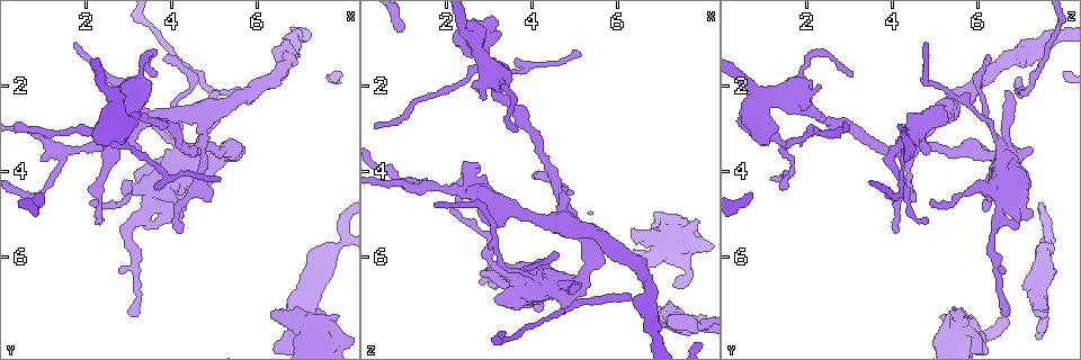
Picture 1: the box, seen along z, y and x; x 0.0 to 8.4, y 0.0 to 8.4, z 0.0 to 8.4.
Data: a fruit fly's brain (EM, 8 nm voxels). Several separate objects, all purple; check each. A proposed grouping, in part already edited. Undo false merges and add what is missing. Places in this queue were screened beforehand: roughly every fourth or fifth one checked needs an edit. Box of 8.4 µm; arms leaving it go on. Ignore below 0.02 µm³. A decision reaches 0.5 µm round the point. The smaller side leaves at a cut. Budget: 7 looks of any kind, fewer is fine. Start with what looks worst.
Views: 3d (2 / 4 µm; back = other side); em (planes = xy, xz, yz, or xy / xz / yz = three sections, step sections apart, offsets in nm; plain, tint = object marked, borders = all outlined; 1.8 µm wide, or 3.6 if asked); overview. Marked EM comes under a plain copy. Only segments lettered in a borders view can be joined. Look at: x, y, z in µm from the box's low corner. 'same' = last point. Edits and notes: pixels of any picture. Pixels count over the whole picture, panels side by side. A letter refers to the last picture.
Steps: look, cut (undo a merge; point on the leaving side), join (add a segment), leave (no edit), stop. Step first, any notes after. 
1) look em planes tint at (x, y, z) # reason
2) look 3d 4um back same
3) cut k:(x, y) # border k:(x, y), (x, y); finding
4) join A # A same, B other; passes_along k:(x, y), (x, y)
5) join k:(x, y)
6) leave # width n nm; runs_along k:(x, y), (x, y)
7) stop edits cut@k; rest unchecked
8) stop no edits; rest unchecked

look 3d 2um at (4.70, 3.30, 4.70) # four-way junction

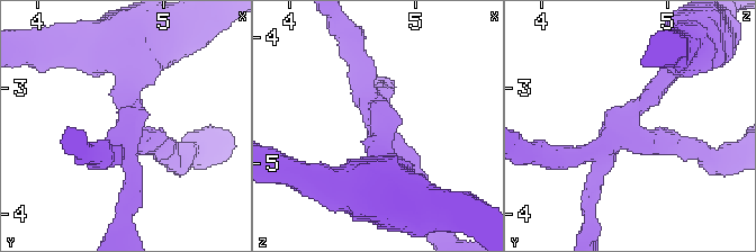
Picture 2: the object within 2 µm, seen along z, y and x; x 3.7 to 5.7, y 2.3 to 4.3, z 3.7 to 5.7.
look em yz step 8 borders at (4.72, 3.36, 4.68)

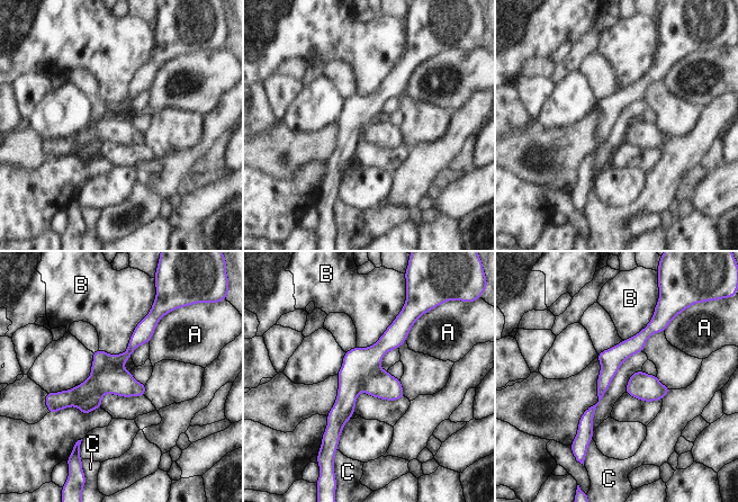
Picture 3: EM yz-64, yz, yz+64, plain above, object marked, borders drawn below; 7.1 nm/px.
cut 3:(102, 360) # width 180 nm; A other, B other, C other; part_leaving 3:(404, 320), (349, 379), (334, 435); a second neuron is stuck on

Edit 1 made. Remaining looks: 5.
look overview

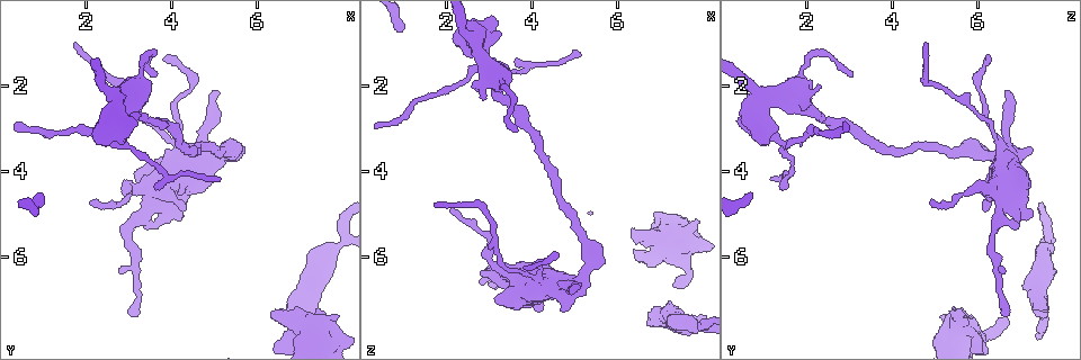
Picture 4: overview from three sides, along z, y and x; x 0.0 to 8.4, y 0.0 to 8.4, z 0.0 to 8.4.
look 3d 2um back at (6.30, 7.25, 5.35) # stops while still wide

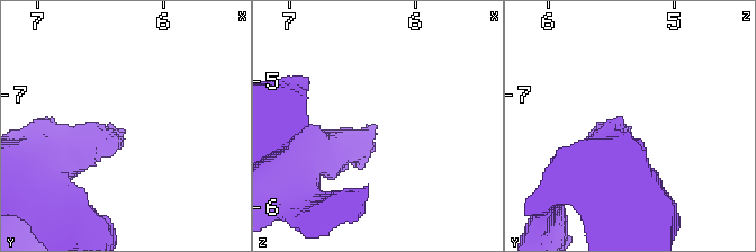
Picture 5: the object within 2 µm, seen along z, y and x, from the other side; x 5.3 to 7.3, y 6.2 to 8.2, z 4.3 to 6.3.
look em planes borders at (6.36, 7.26, 5.34) # need the tissue

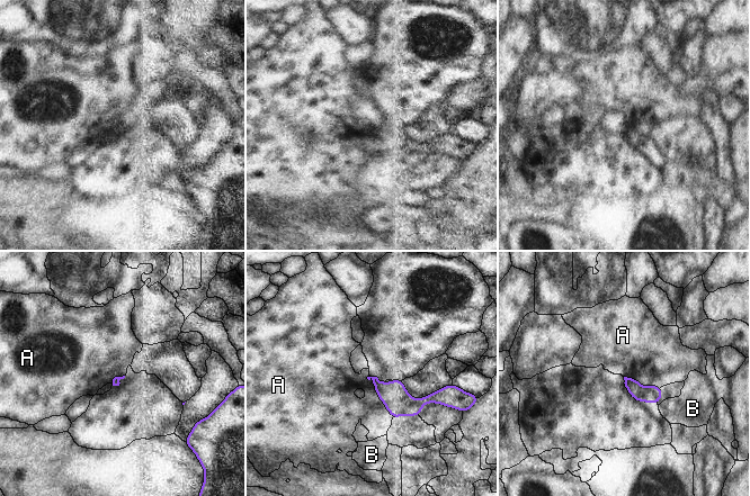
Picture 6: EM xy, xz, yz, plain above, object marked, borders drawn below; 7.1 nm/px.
leave # A other, B other; border 6:(367, 376), (392, 418); no lettered segment goes on from it

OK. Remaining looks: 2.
look em planes borders at (3.75, 1.30, 6.20) # thin end

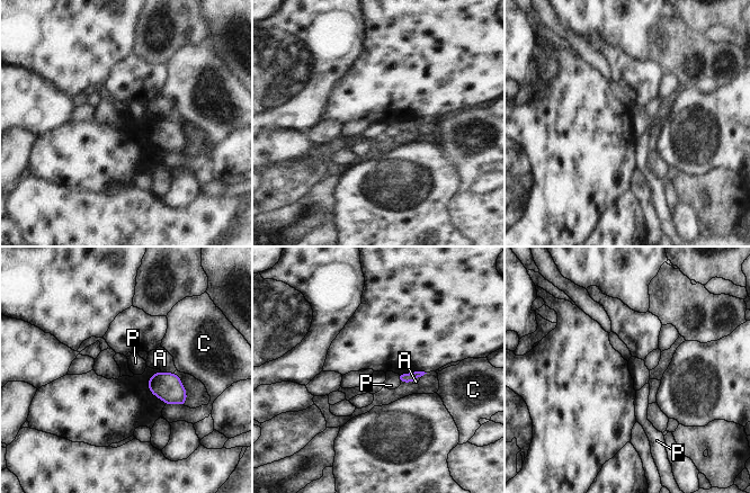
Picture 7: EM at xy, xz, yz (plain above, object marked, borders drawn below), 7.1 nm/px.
leave # A other, C other, P other; border 7:(396, 374), (396, 379), (400, 383); none of them fits

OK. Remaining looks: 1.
stop edits cut@3; rest unchecked

